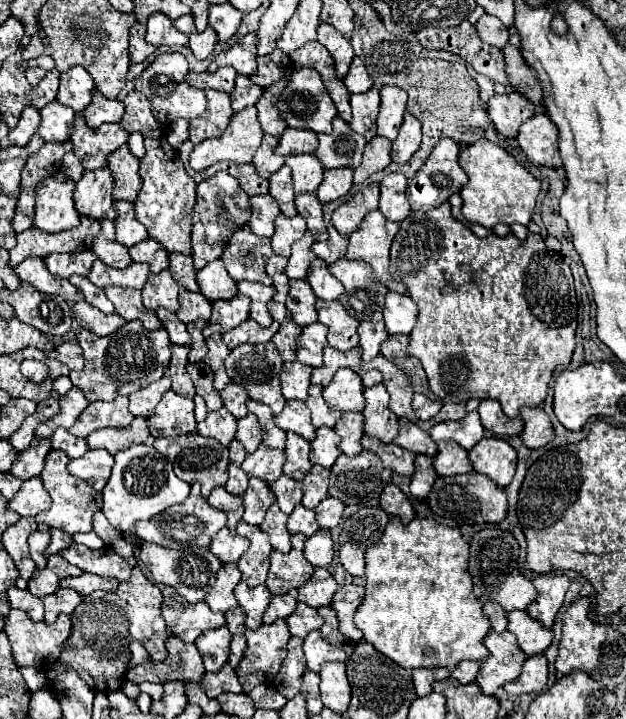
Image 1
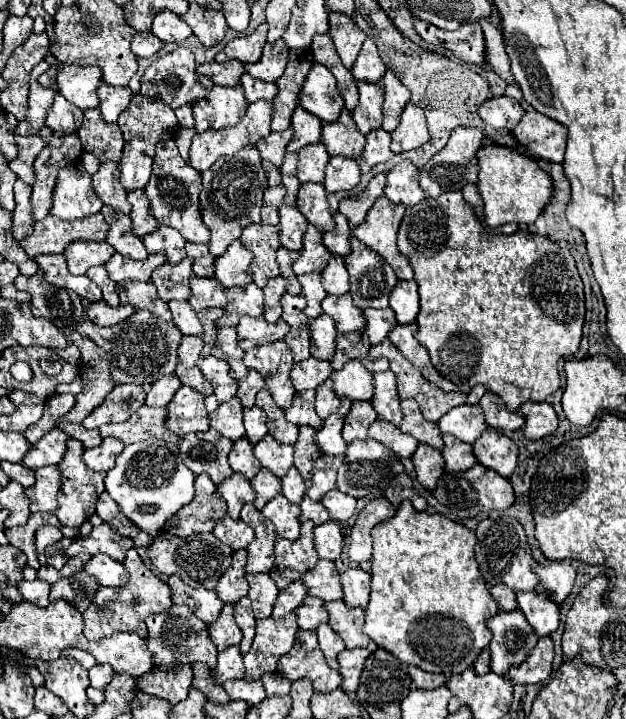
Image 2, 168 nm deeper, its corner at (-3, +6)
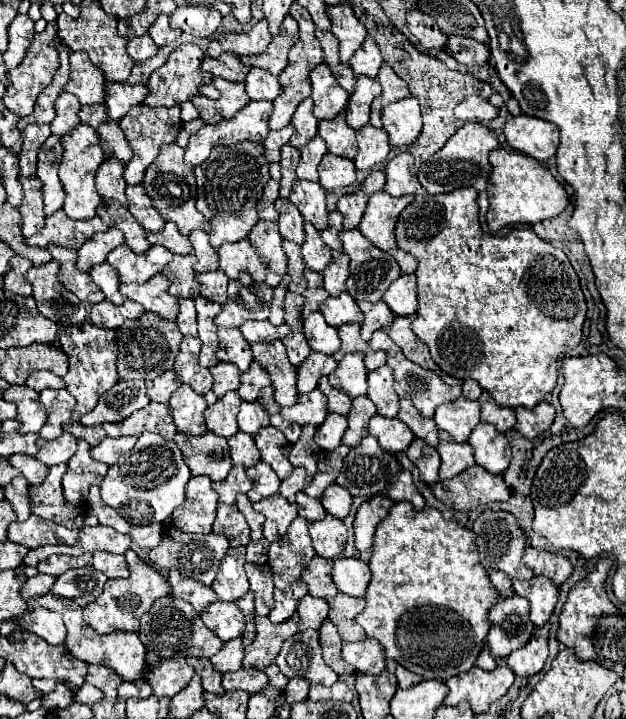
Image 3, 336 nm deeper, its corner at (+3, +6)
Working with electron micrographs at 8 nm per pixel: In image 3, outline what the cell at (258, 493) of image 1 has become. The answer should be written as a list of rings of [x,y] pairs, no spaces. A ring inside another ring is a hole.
[[[259,461],[257,465],[253,465],[253,467],[247,469],[247,475],[253,481],[251,491],[247,493],[247,497],[249,497],[251,503],[261,501],[261,499],[265,499],[265,497],[269,497],[269,495],[273,495],[273,493],[279,491],[281,481],[279,481],[277,473],[267,463]]]

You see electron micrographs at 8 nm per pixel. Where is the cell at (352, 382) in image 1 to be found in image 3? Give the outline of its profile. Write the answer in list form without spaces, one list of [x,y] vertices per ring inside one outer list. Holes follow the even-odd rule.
[[[361,353],[345,355],[339,361],[337,369],[333,373],[329,373],[329,383],[335,389],[349,395],[351,399],[365,395],[369,385],[367,385],[367,369],[363,363],[363,355]]]

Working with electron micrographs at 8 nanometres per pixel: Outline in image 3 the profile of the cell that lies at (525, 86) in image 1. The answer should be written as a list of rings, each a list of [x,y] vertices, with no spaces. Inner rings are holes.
[[[449,35],[447,37],[447,51],[457,59],[457,63],[467,65],[467,67],[481,67],[489,59],[489,49],[483,43],[473,41],[469,37]]]

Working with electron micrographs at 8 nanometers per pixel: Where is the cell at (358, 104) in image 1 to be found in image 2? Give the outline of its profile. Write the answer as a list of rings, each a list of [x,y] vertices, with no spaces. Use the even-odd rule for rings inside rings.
[[[357,83],[359,105],[353,111],[353,119],[361,133],[369,133],[381,127],[381,105],[383,105],[383,85],[381,83]]]

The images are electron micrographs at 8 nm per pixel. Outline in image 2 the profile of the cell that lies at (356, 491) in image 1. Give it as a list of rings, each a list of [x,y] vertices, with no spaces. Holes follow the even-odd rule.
[[[357,439],[351,445],[347,445],[345,459],[337,471],[337,489],[355,499],[383,497],[385,489],[389,487],[393,477],[397,477],[397,473],[401,473],[401,471],[403,471],[403,465],[389,447],[385,447],[383,443],[377,443],[375,439]]]

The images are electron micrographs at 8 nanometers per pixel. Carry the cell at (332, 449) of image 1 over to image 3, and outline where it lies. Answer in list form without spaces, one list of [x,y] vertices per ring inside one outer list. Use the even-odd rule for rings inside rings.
[[[329,413],[323,425],[317,427],[315,443],[325,451],[333,451],[341,443],[345,431],[347,431],[347,417],[339,413]]]

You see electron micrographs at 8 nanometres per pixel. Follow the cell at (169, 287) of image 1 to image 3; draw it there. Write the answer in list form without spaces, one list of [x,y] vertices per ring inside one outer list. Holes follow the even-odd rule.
[[[175,255],[173,261],[163,269],[163,273],[173,281],[169,293],[175,297],[191,297],[199,295],[199,283],[195,279],[195,255]]]

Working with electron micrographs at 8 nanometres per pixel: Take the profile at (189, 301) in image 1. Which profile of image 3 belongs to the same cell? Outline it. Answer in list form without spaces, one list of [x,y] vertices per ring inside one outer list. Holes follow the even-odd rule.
[[[221,269],[211,271],[211,273],[199,273],[197,281],[201,283],[201,295],[205,299],[217,301],[221,305],[227,301],[227,283],[229,283],[229,277]]]

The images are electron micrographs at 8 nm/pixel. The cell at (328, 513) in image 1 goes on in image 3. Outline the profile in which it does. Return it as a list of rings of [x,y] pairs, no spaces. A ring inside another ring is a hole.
[[[337,483],[325,489],[321,503],[323,503],[325,511],[337,519],[345,519],[351,511],[351,495],[347,493],[347,489],[343,489]]]

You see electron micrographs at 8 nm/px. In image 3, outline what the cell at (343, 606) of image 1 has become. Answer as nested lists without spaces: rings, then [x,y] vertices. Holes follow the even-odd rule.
[[[357,557],[335,559],[331,575],[333,575],[333,583],[337,585],[337,589],[351,597],[363,597],[369,581],[371,581],[369,563],[357,559]]]

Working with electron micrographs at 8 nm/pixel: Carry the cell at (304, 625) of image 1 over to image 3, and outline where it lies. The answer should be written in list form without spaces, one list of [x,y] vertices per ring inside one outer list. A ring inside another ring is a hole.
[[[305,595],[297,607],[297,613],[301,617],[301,623],[299,623],[301,631],[319,629],[329,615],[329,603],[325,599],[315,599],[311,595]]]

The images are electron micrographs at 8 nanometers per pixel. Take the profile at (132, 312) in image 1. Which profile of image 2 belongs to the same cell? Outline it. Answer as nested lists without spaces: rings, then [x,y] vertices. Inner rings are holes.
[[[129,281],[127,285],[119,287],[119,299],[121,305],[133,305],[135,309],[149,309],[153,315],[171,321],[171,313],[167,303],[163,303],[157,297],[155,285],[151,281],[141,283],[141,281]]]

